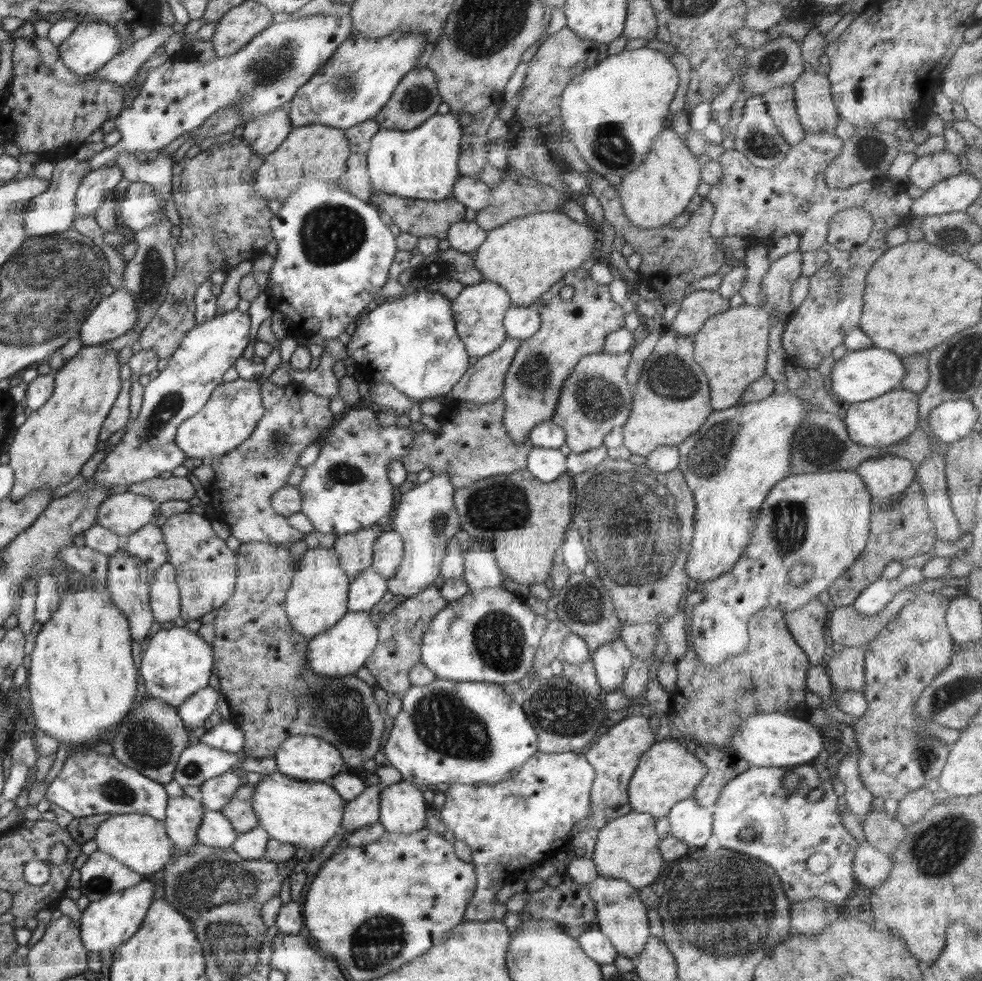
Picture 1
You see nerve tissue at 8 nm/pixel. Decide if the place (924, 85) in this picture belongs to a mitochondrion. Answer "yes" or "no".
no

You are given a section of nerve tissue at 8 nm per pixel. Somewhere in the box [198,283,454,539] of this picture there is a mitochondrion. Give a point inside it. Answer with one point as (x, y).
(344, 472)

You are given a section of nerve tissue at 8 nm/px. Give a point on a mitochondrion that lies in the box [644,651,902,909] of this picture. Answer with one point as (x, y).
(746, 836)

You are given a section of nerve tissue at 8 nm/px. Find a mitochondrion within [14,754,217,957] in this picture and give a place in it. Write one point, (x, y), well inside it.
(116, 790)

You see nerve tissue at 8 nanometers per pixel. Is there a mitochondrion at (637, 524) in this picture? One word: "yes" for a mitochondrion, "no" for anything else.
yes

